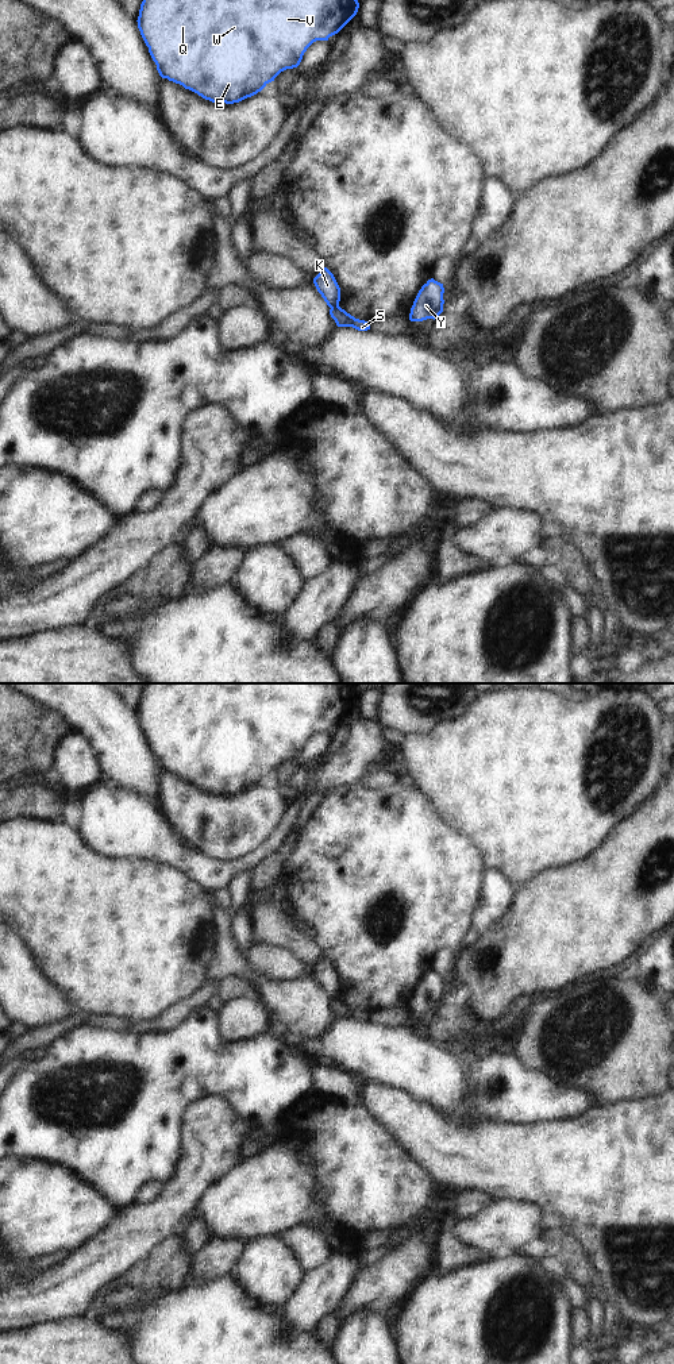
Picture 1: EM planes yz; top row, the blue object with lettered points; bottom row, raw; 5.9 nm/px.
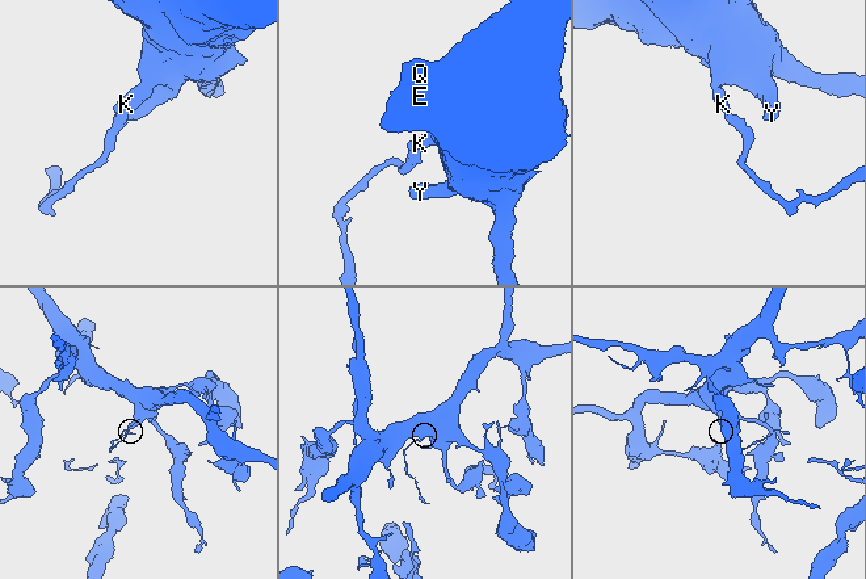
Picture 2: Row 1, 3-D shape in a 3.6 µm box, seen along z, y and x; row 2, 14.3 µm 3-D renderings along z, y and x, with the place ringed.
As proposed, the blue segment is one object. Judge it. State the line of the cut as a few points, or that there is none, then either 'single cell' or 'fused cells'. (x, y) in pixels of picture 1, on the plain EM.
cut yz (338, 995), (331, 1000); fused cells

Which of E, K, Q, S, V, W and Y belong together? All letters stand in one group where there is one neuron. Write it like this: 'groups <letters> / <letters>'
groups E K Q V W Y / S

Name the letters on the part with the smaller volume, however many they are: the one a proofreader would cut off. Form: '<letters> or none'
S

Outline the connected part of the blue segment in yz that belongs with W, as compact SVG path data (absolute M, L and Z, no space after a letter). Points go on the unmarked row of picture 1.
M146 683L136 713L162 770L212 794L234 795L261 783L281 763L297 759L313 733L338 725L358 700L353 683Z

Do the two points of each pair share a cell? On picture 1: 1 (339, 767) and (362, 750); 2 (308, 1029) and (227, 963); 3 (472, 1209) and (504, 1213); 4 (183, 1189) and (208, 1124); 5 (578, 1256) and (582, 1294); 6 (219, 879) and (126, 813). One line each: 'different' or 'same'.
1: same
2: same
3: different
4: same
5: different
6: same

